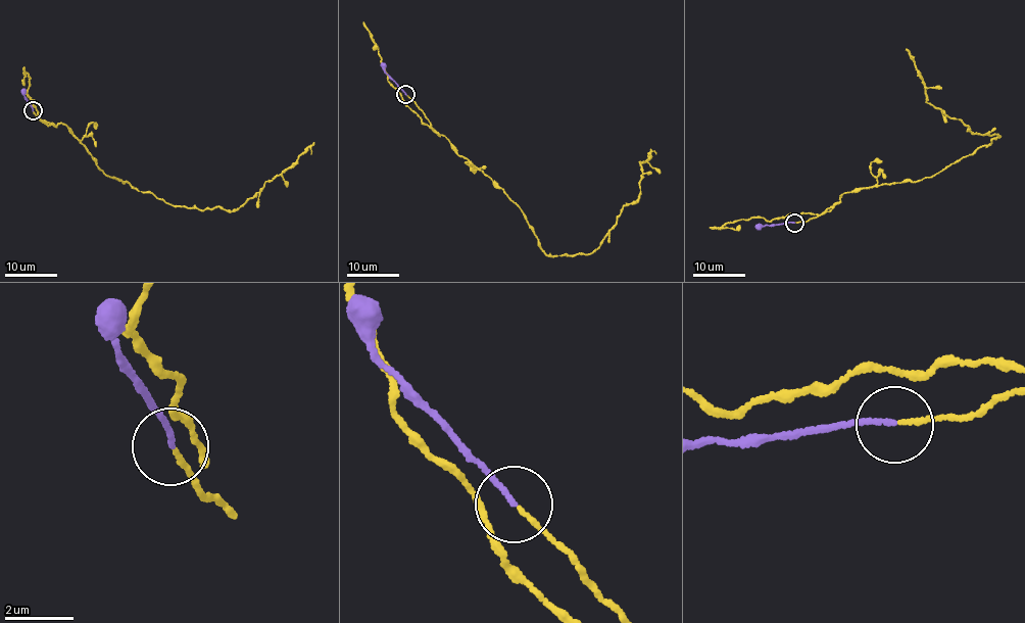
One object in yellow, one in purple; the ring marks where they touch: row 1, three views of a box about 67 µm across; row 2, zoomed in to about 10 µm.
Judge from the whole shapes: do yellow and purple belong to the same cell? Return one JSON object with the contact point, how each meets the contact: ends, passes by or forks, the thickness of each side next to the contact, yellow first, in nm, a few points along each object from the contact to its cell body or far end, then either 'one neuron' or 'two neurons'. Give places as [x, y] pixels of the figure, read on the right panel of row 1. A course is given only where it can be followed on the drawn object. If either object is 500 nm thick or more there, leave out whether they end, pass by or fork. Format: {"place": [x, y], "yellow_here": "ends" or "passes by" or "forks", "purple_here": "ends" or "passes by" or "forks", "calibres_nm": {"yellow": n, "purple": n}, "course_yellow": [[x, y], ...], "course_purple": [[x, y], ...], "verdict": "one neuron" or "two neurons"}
{"place": [794, 223], "yellow_here": "ends", "purple_here": "ends", "calibres_nm": {"yellow": 110, "purple": 130}, "course_yellow": [[794, 223], [832, 208], [844, 192], [936, 174], [1001, 136], [970, 131], [927, 103], [910, 54], [915, 56]], "course_purple": [[794, 223], [755, 228]], "verdict": "one neuron"}

